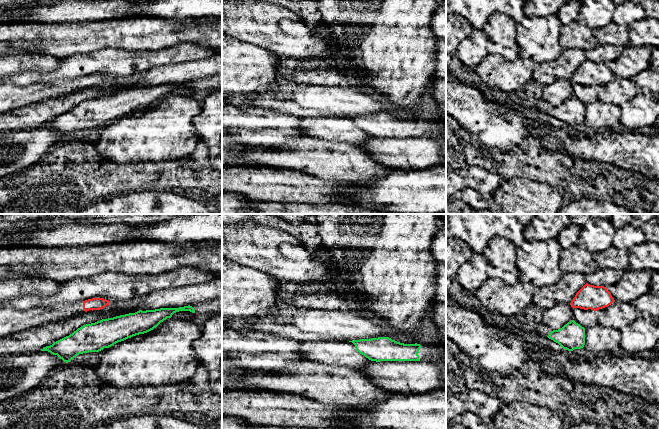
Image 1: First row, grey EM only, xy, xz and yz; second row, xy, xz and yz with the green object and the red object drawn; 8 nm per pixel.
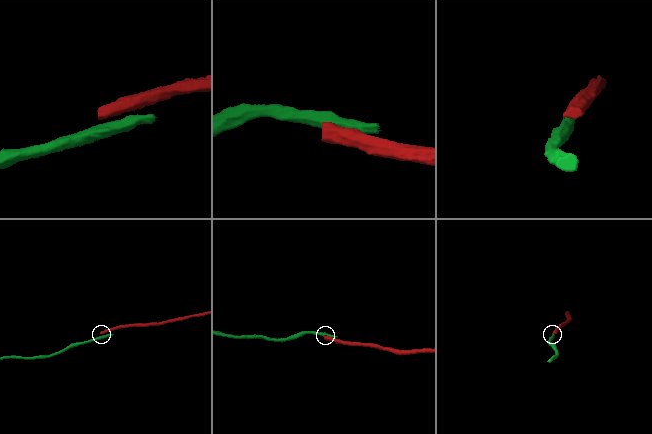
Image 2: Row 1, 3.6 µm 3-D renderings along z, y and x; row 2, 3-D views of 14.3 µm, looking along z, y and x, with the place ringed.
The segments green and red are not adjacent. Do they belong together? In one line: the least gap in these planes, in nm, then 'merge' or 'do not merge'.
80 nm apart; do not merge

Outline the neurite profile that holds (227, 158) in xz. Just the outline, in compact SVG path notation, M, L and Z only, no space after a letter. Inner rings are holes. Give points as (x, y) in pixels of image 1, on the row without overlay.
M222 134L222 168L223 169L249 169L249 170L273 170L281 171L283 169L269 169L260 165L247 164L243 156L247 151L248 145L235 143L232 137Z

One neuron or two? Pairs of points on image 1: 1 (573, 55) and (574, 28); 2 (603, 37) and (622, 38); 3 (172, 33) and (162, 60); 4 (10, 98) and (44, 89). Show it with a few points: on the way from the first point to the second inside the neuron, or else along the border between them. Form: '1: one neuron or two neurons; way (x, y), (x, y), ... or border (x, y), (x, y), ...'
1: two neurons; border (563, 48), (581, 48), (584, 51)
2: one neuron; way (608, 37), (617, 37)
3: two neurons; border (190, 42), (179, 42), (164, 48), (144, 50)
4: one neuron; way (18, 96), (26, 96), (36, 92)

